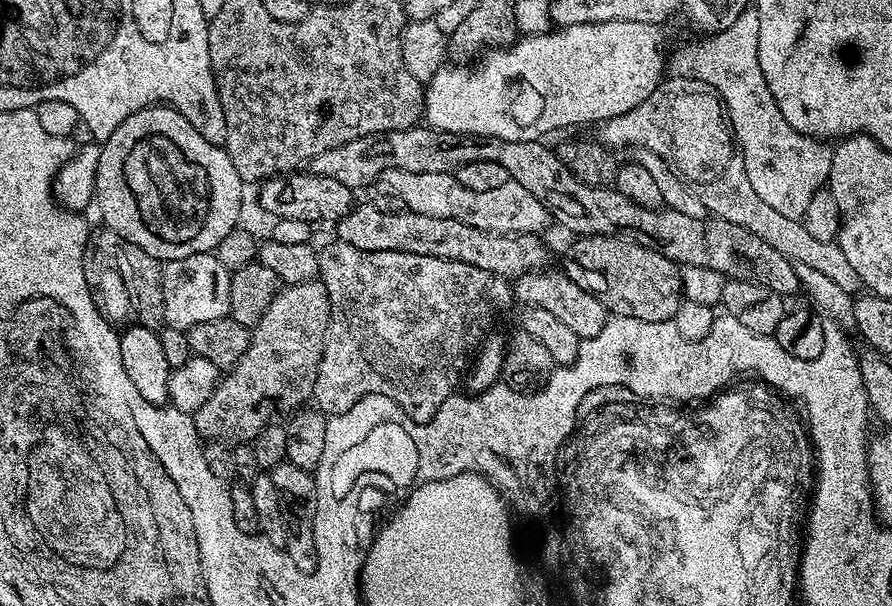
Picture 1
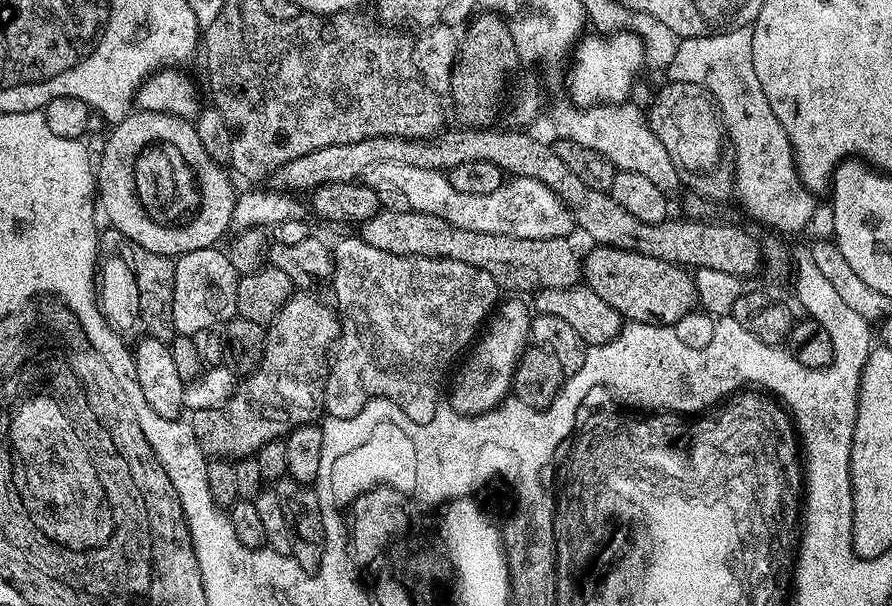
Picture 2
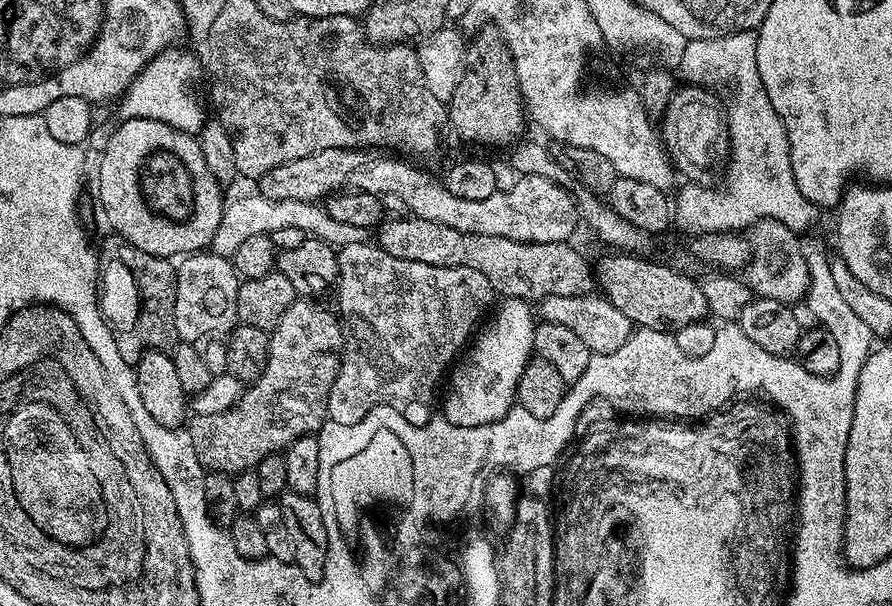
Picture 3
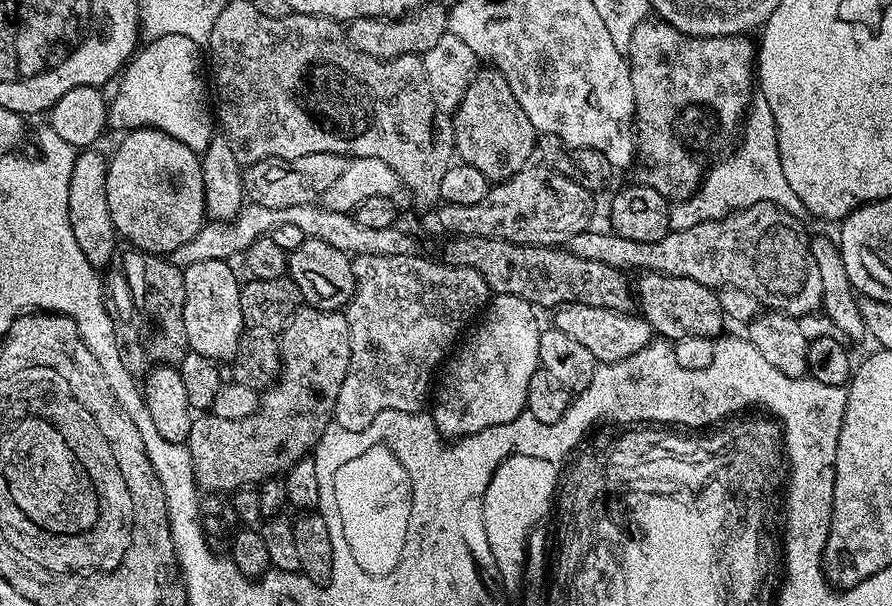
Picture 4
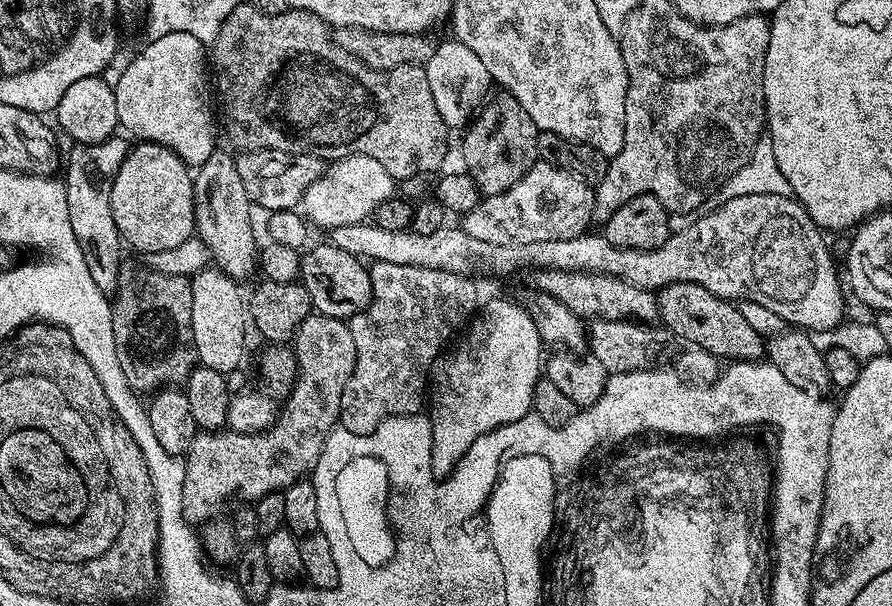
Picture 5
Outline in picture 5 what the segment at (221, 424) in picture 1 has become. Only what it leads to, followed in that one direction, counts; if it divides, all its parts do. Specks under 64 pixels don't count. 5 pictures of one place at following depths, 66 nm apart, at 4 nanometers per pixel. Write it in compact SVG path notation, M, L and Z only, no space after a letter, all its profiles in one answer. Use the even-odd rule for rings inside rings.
M313 314L302 322L294 337L294 387L287 393L279 409L276 422L264 432L233 432L231 430L197 431L184 461L182 482L182 512L188 523L203 526L207 520L225 515L224 507L237 503L236 496L244 502L255 502L271 492L283 492L294 482L305 479L311 473L326 446L328 435L337 427L342 406L342 394L346 390L344 380L344 323L338 318Z

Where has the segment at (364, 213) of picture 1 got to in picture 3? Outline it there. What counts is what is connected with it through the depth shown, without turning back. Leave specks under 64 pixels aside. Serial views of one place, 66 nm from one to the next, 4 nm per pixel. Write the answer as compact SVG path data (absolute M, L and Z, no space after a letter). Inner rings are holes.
M404 214L401 220L385 219L375 236L378 247L386 250L386 254L394 254L394 258L426 262L430 266L466 266L478 270L478 274L490 282L493 293L504 298L539 302L554 294L587 296L594 288L593 265L587 264L583 254L571 248L573 245L568 242L514 242L510 238L494 238L494 234L466 234L466 230L453 230L451 226L442 226L442 222L430 222L411 214Z

